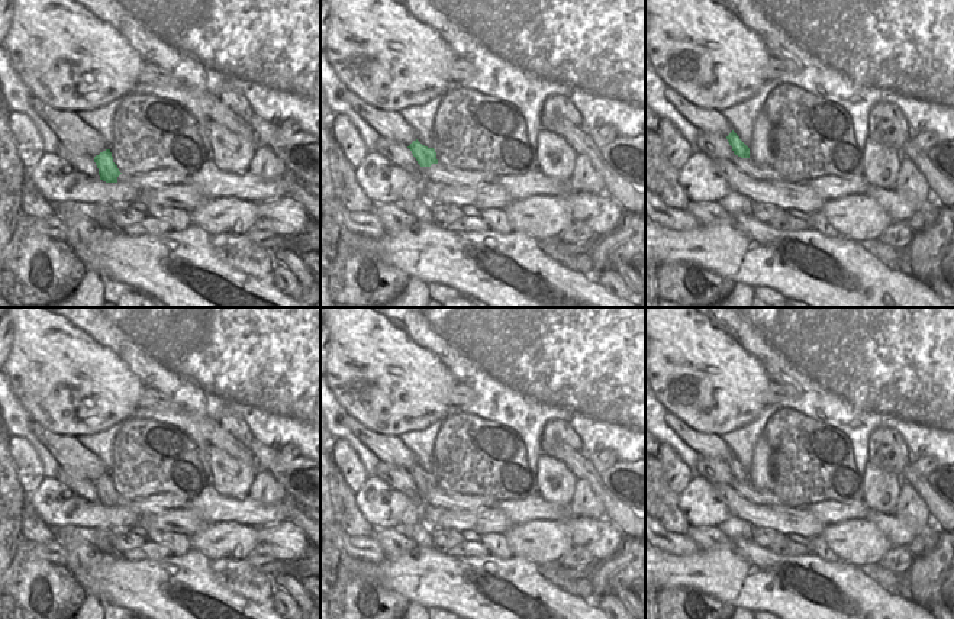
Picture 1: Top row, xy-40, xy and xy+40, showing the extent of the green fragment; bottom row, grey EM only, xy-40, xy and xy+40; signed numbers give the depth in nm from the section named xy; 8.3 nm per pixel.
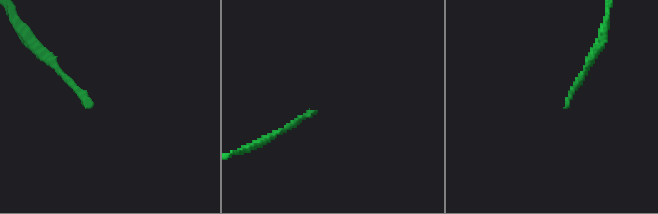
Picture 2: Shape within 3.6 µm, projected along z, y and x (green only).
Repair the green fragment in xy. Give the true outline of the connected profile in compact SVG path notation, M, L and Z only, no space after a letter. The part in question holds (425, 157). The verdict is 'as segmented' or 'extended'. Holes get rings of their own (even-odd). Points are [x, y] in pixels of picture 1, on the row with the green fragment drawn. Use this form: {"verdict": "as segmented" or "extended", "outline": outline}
{"verdict": "as segmented", "outline": "M418 139L413 141L407 148L412 151L420 167L431 167L432 164L438 164L435 149L422 145Z"}

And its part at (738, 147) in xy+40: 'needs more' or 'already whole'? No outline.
already whole

